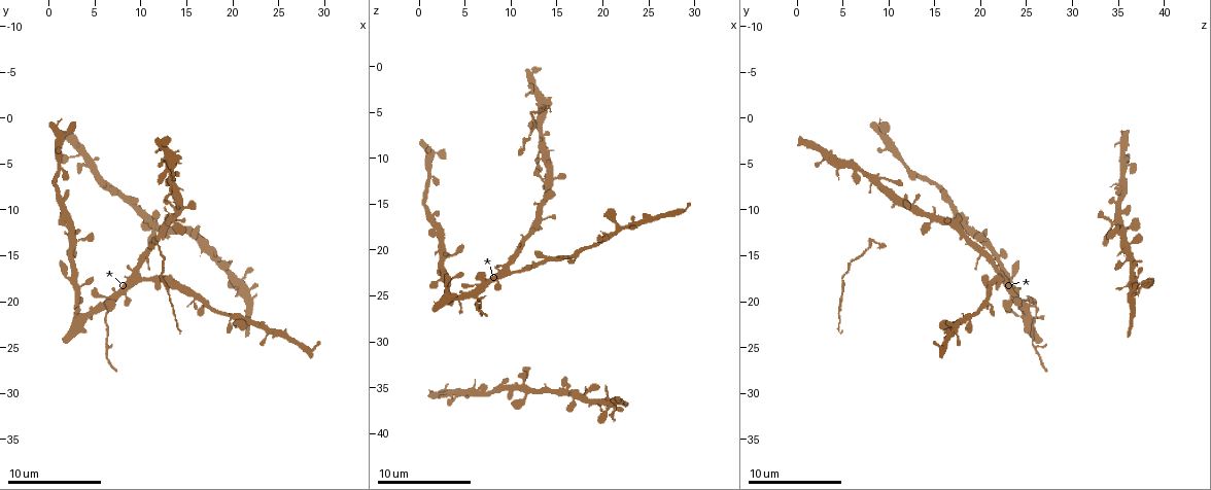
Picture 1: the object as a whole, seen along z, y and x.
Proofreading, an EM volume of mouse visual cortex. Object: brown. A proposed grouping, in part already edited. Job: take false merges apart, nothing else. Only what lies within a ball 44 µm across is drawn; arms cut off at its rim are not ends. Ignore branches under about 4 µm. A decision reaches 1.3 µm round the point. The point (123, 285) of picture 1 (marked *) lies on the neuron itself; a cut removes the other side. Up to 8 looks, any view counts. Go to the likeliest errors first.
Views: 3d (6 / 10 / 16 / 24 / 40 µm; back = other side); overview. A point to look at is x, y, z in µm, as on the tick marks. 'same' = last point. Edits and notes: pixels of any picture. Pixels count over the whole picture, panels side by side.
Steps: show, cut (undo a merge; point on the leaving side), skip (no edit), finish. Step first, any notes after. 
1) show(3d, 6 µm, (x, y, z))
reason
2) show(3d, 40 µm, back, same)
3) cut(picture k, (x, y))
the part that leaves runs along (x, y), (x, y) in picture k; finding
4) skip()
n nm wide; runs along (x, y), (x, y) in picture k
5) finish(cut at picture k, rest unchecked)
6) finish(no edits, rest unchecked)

show(3d, 16 µm, (11.2, 12.0, 34.0))
three arms meet

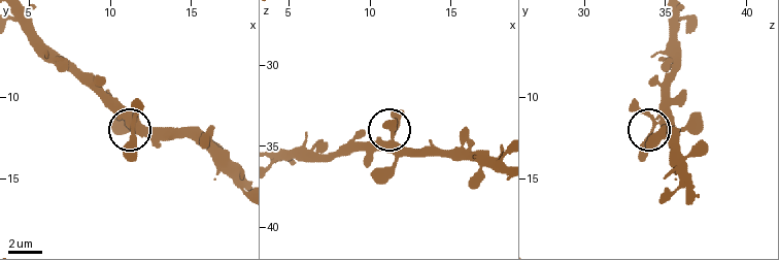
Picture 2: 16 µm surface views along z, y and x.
skip()
continuous, no second neuron

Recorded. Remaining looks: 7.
show(3d, 10 µm, (14.0, 9.2, 10.6))

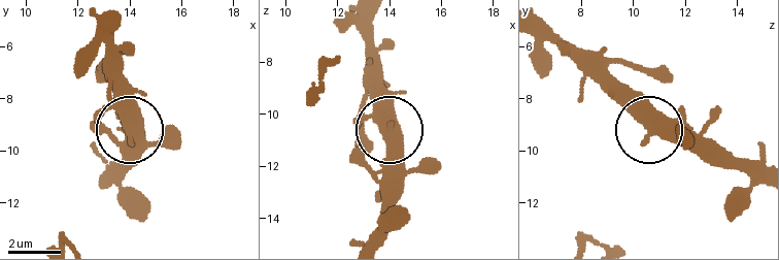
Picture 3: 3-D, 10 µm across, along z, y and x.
skip()
460 nm wide; runs along (759, 182), (739, 169), (706, 162), (652, 131), (602, 83) in picture 3; one neuron here

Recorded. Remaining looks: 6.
show(3d, 6 µm, (11.2, 13.6, 8.4))
thin neck

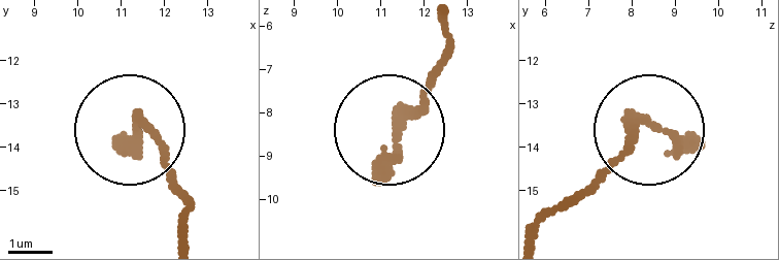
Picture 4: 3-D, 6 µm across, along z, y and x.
show(3d, 6 µm, back, (11.40, 13.40, 8.35))
from behind

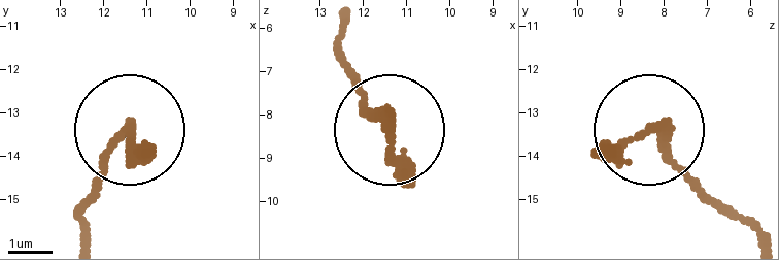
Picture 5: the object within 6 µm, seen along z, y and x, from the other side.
skip()
all the same neuron

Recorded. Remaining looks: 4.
show(3d, 6 µm, (6.6, 20.2, 25.0))
three-way junction

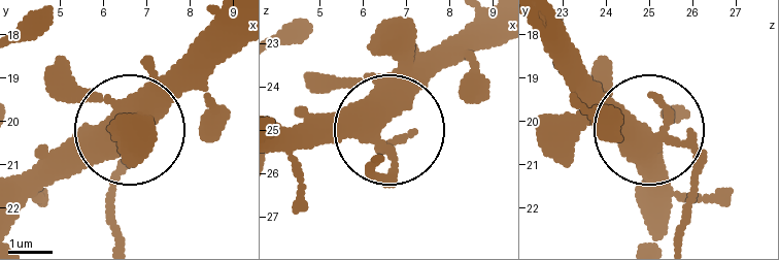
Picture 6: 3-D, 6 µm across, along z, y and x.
show(3d, 6 µm, back, same)
other side

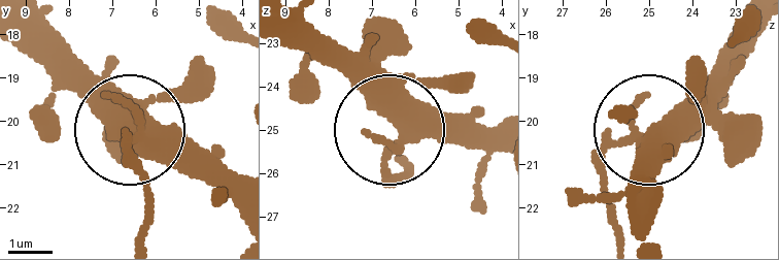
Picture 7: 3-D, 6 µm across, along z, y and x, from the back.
cut(picture 7, (146, 200))
3 arms; the part that leaves runs along (630, 136), (601, 158), (615, 236) in picture 7; a second neuron is stuck on

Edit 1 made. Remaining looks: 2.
finish(cut at picture 7, rest unchecked)

